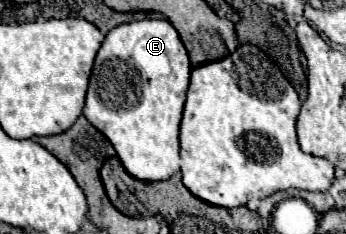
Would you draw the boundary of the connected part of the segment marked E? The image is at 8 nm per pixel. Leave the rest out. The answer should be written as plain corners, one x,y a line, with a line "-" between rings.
170,21
122,23
106,35
94,61
84,117
108,137
132,177
164,181
180,171
178,133
188,81
190,59

